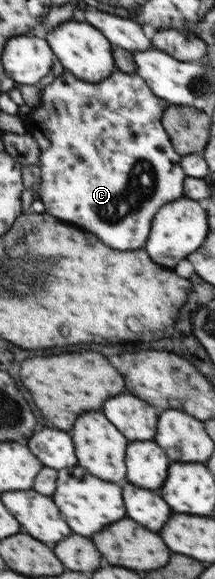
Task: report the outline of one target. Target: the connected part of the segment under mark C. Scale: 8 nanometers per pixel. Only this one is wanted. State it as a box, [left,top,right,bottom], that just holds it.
[26,69,186,249]

